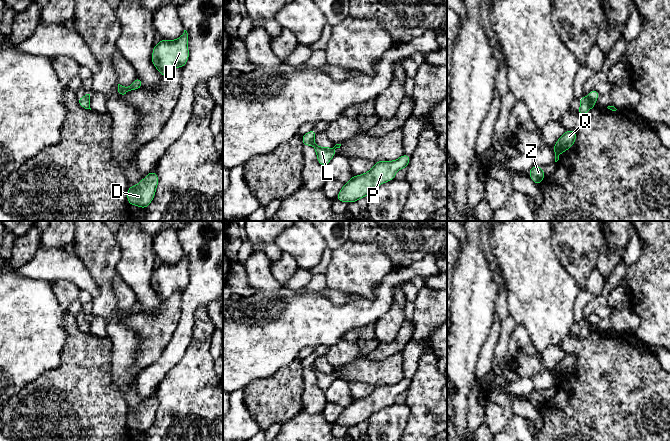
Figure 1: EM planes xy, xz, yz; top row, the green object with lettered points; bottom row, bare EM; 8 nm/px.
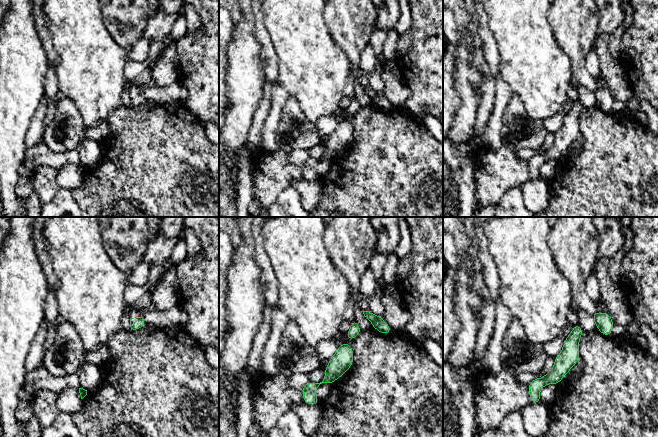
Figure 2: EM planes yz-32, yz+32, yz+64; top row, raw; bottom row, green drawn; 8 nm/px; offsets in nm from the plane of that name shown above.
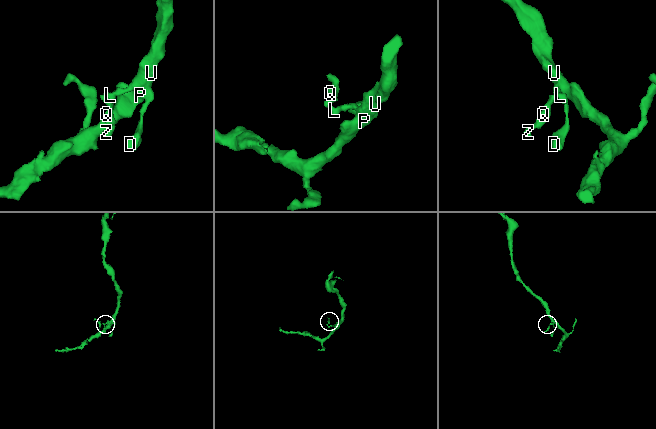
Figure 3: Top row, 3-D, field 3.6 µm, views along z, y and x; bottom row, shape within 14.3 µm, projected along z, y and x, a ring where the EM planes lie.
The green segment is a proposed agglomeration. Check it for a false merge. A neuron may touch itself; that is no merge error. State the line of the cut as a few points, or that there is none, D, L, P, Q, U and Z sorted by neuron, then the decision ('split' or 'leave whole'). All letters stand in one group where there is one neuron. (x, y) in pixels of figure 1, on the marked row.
yz (588, 97), (594, 100) | D L P U / Q Z | split

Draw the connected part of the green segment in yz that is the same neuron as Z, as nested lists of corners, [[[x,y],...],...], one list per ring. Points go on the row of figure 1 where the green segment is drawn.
[[[533,166],[529,171],[530,178],[532,181],[539,185],[545,178],[545,174],[543,172],[544,167]]]

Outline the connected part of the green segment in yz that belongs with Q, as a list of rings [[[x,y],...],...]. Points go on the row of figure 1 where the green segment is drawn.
[[[573,130],[565,131],[564,134],[557,140],[553,147],[555,152],[555,162],[559,160],[559,156],[562,152],[569,150],[577,138],[577,133]]]

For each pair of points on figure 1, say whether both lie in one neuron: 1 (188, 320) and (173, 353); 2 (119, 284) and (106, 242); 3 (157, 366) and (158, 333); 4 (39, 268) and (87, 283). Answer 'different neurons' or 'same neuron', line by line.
1: same neuron
2: different neurons
3: different neurons
4: same neuron

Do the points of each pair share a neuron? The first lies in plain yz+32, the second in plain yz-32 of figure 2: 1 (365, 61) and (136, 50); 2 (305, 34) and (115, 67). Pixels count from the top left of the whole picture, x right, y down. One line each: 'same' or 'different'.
1: same
2: same

